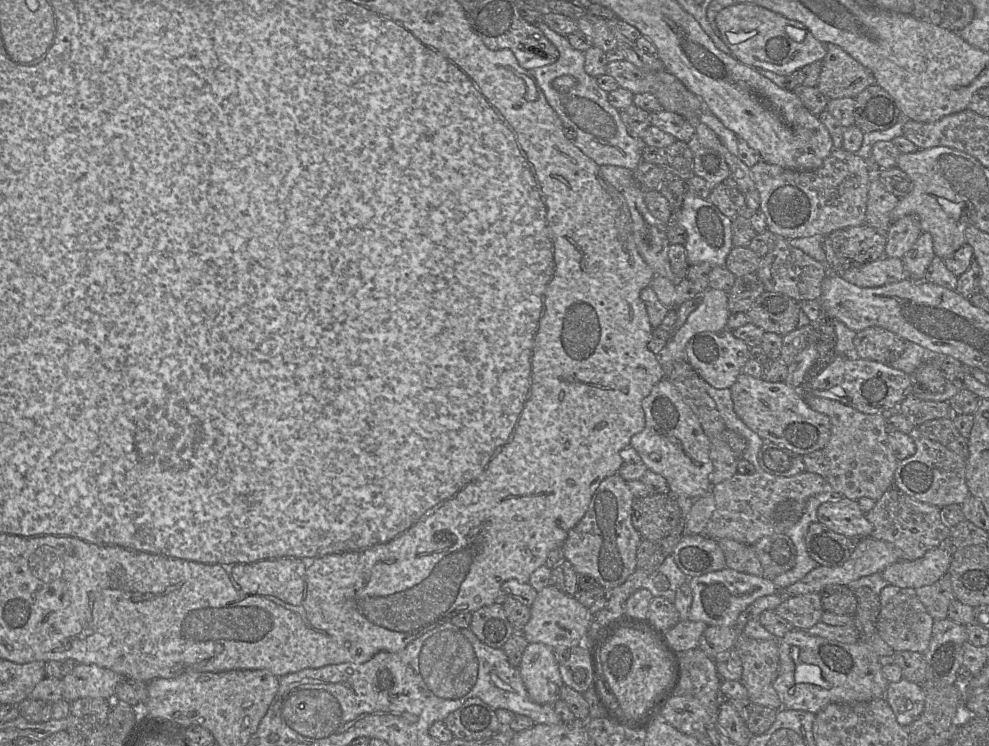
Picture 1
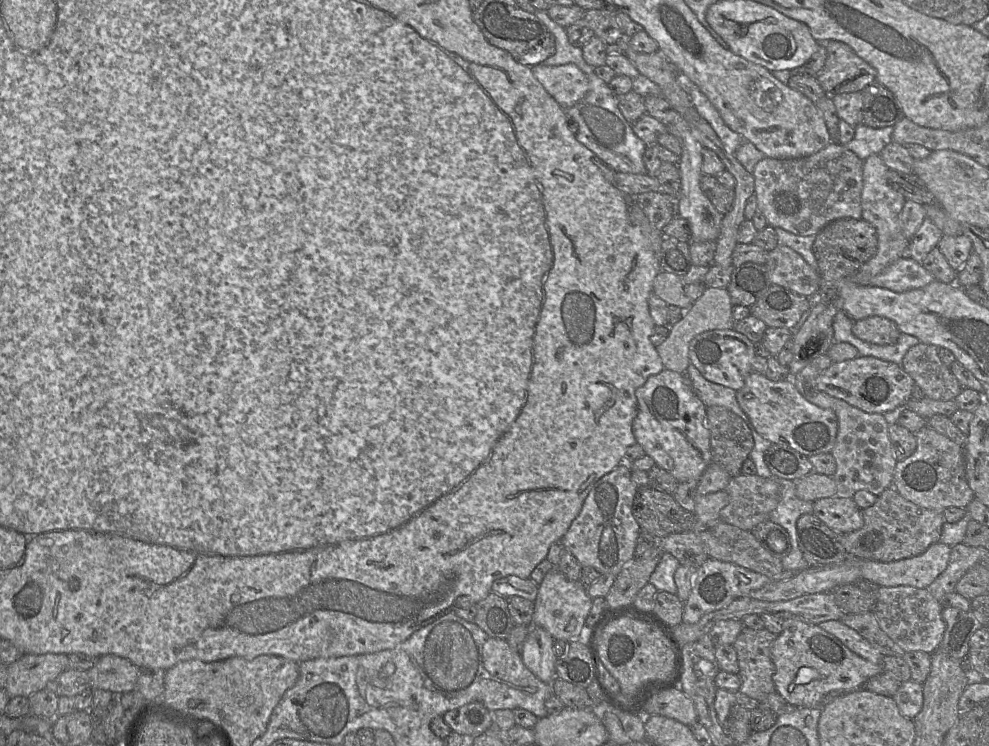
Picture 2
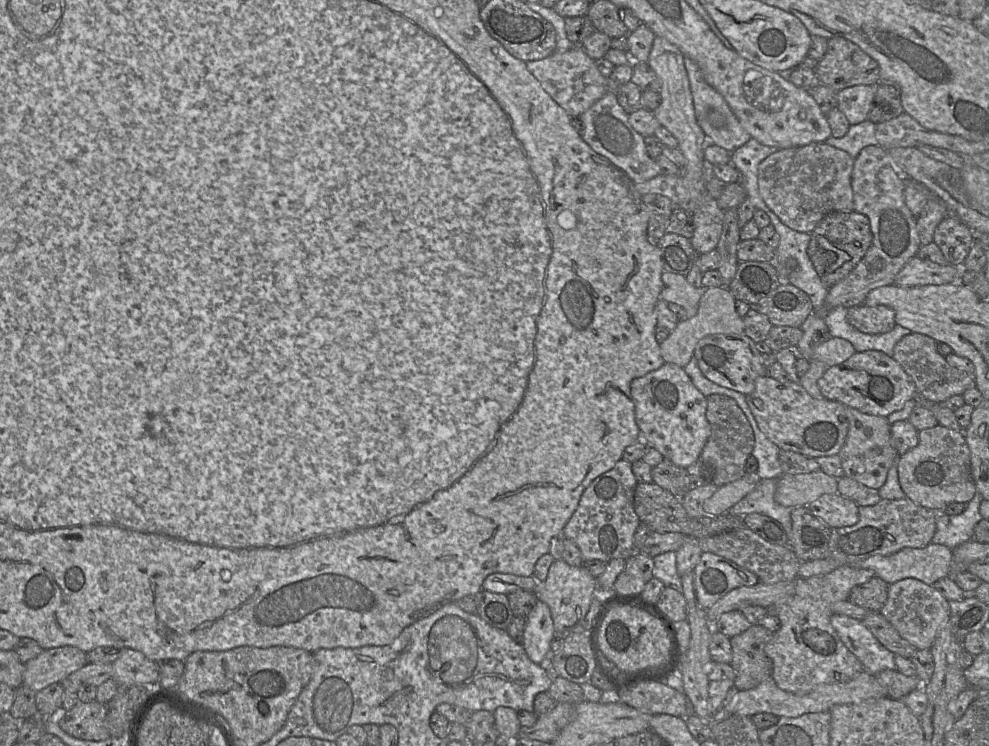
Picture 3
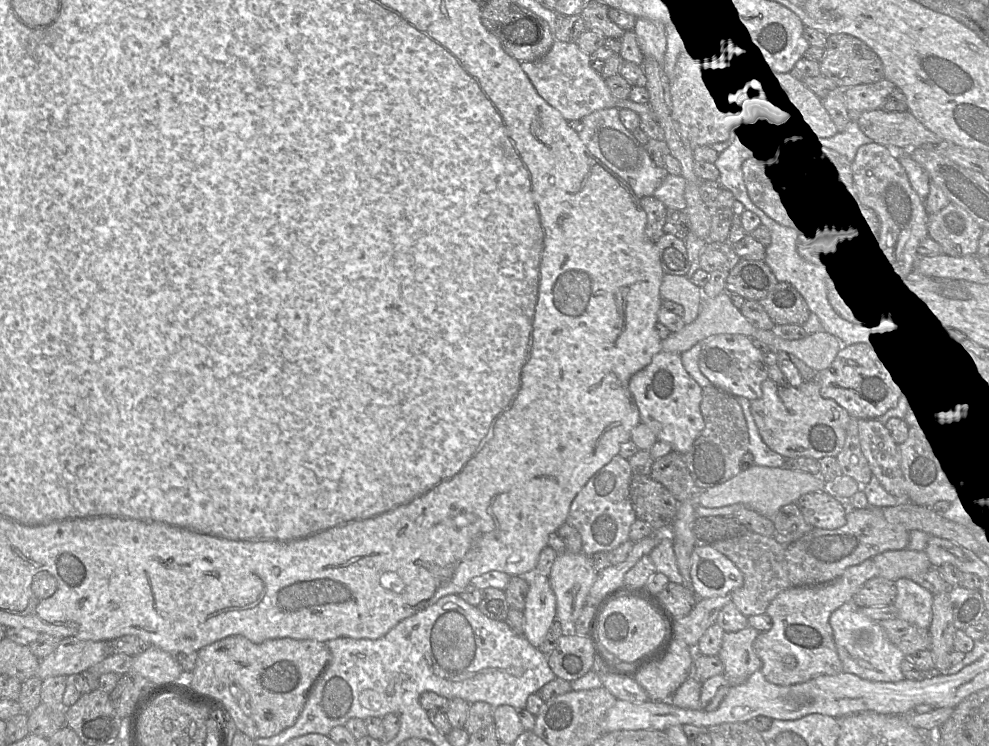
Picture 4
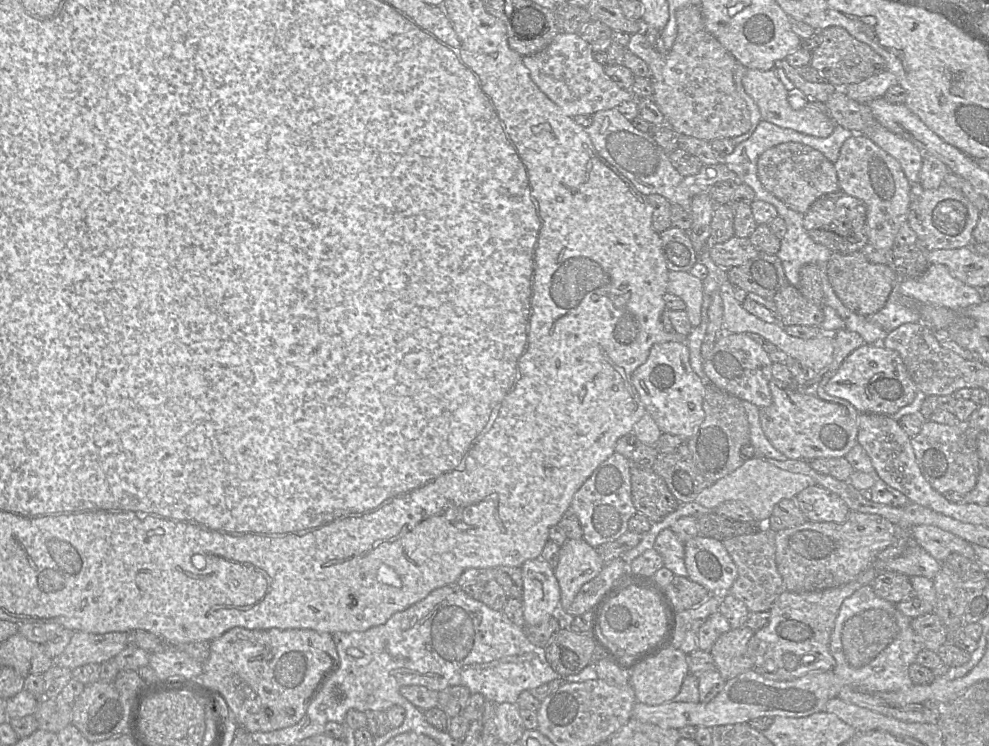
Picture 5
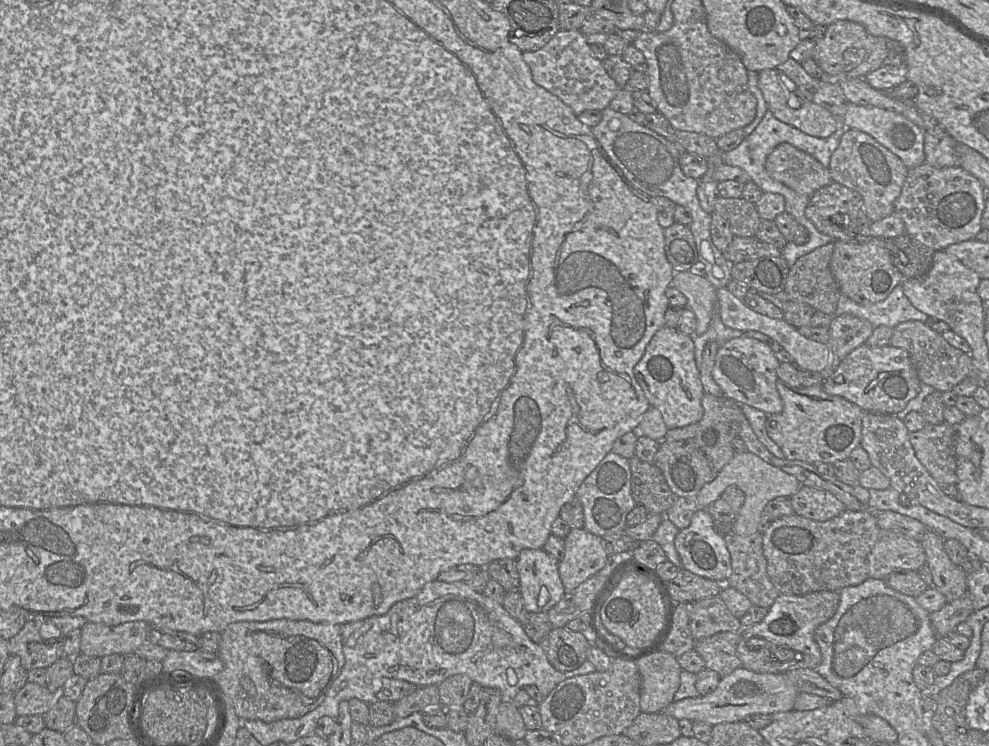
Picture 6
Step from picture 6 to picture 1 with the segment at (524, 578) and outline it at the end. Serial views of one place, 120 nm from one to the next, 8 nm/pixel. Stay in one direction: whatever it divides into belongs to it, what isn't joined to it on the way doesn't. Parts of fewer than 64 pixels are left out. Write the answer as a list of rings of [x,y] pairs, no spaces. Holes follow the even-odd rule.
[[[529,643],[518,670],[532,701],[537,704],[554,704],[560,699],[560,689],[564,682],[552,648],[543,643]]]

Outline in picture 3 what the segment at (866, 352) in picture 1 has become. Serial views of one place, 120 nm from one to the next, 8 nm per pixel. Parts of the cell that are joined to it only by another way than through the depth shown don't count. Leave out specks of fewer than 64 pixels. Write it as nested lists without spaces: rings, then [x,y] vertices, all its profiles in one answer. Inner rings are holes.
[[[864,304],[847,308],[848,322],[867,334],[883,334],[895,325],[895,311],[886,305],[866,306]]]

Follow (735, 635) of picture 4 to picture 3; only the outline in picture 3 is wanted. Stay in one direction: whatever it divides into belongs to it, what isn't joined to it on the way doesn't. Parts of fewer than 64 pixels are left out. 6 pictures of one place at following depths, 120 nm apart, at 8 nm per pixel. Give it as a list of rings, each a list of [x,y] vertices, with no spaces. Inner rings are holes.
[[[756,624],[730,638],[731,665],[735,671],[734,682],[738,690],[753,689],[772,676],[773,663],[765,653],[765,645],[773,634],[764,626]]]

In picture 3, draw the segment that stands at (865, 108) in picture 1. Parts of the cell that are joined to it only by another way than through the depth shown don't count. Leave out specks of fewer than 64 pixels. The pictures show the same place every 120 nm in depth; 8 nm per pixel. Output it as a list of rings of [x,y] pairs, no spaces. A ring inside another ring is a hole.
[[[879,82],[875,86],[875,96],[868,120],[878,124],[898,117],[903,112],[897,86],[891,83]]]

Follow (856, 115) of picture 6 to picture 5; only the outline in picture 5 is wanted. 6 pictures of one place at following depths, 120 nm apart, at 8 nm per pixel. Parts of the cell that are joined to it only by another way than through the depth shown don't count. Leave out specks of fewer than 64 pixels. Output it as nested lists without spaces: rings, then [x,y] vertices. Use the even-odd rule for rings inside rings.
[[[878,122],[863,134],[899,162],[910,184],[919,182],[922,152],[913,143],[890,132]]]

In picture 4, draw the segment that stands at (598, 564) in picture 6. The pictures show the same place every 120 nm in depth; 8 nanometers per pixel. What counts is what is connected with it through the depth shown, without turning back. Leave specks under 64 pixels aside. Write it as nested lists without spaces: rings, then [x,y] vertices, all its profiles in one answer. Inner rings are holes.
[[[583,552],[558,554],[548,576],[556,596],[556,619],[575,622],[587,603],[598,571]]]

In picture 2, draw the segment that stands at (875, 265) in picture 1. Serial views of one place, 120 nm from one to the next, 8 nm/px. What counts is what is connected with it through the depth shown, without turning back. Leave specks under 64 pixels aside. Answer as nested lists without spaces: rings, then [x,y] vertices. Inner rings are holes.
[[[904,255],[873,277],[870,285],[905,292],[922,288],[934,280],[934,276],[922,264]]]

